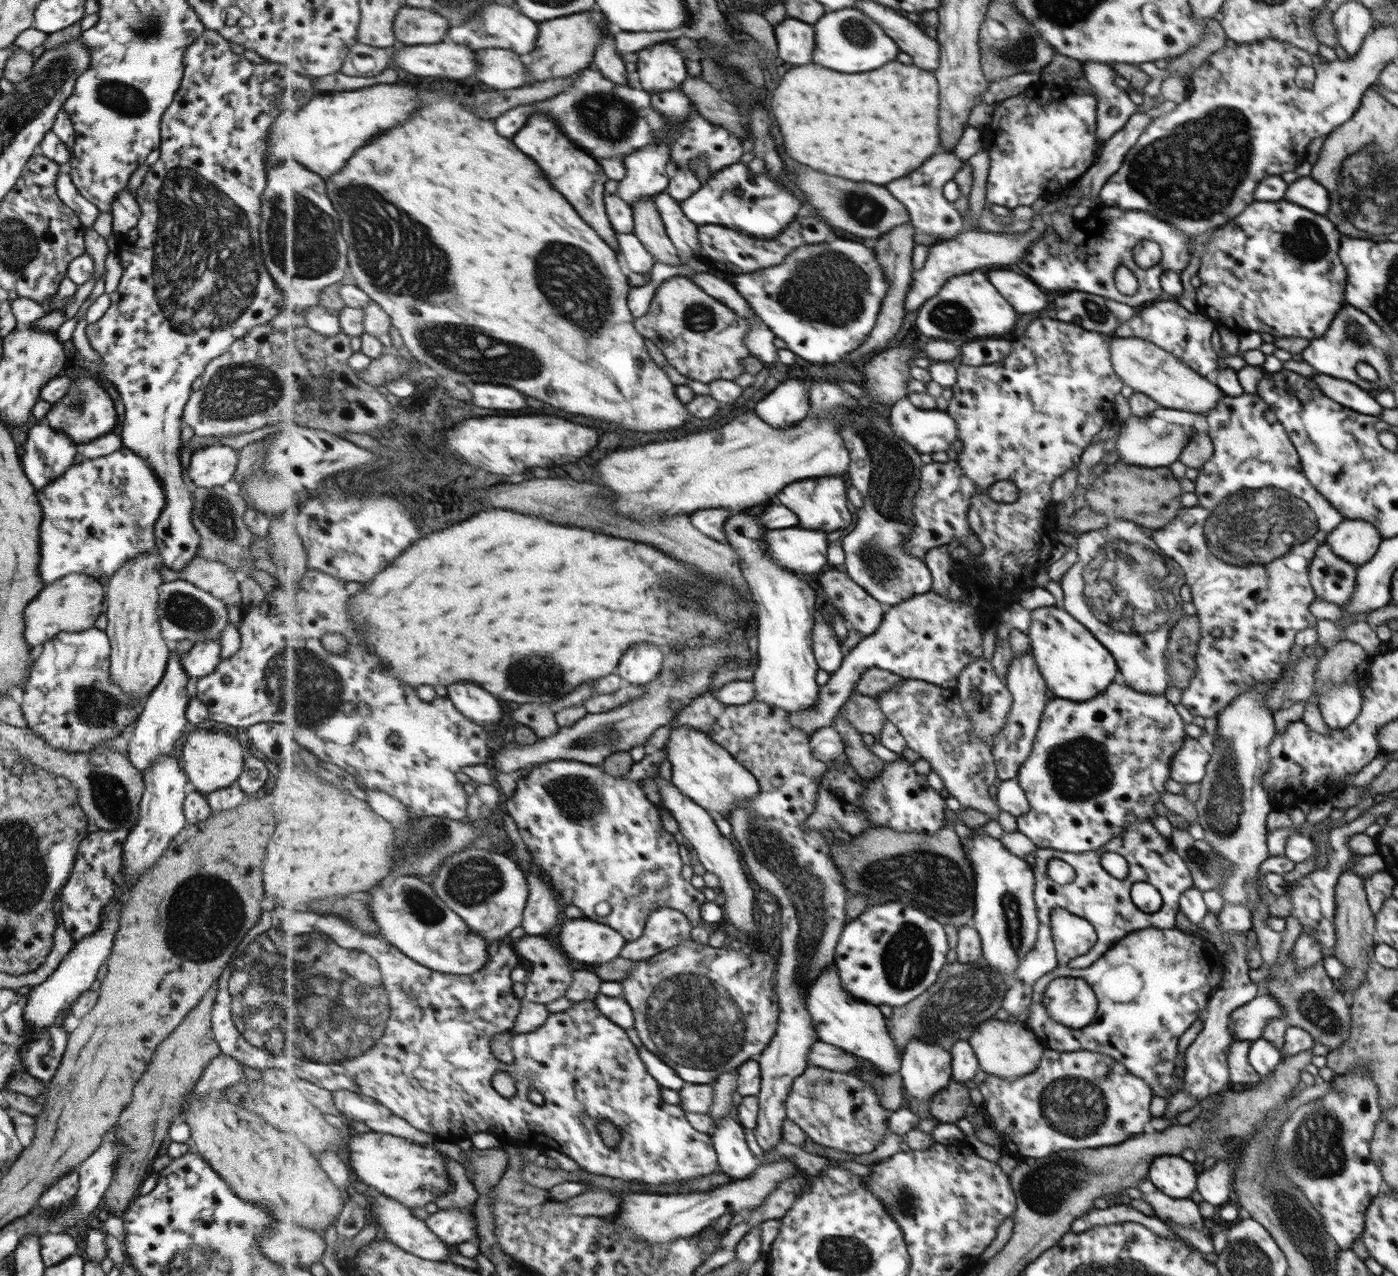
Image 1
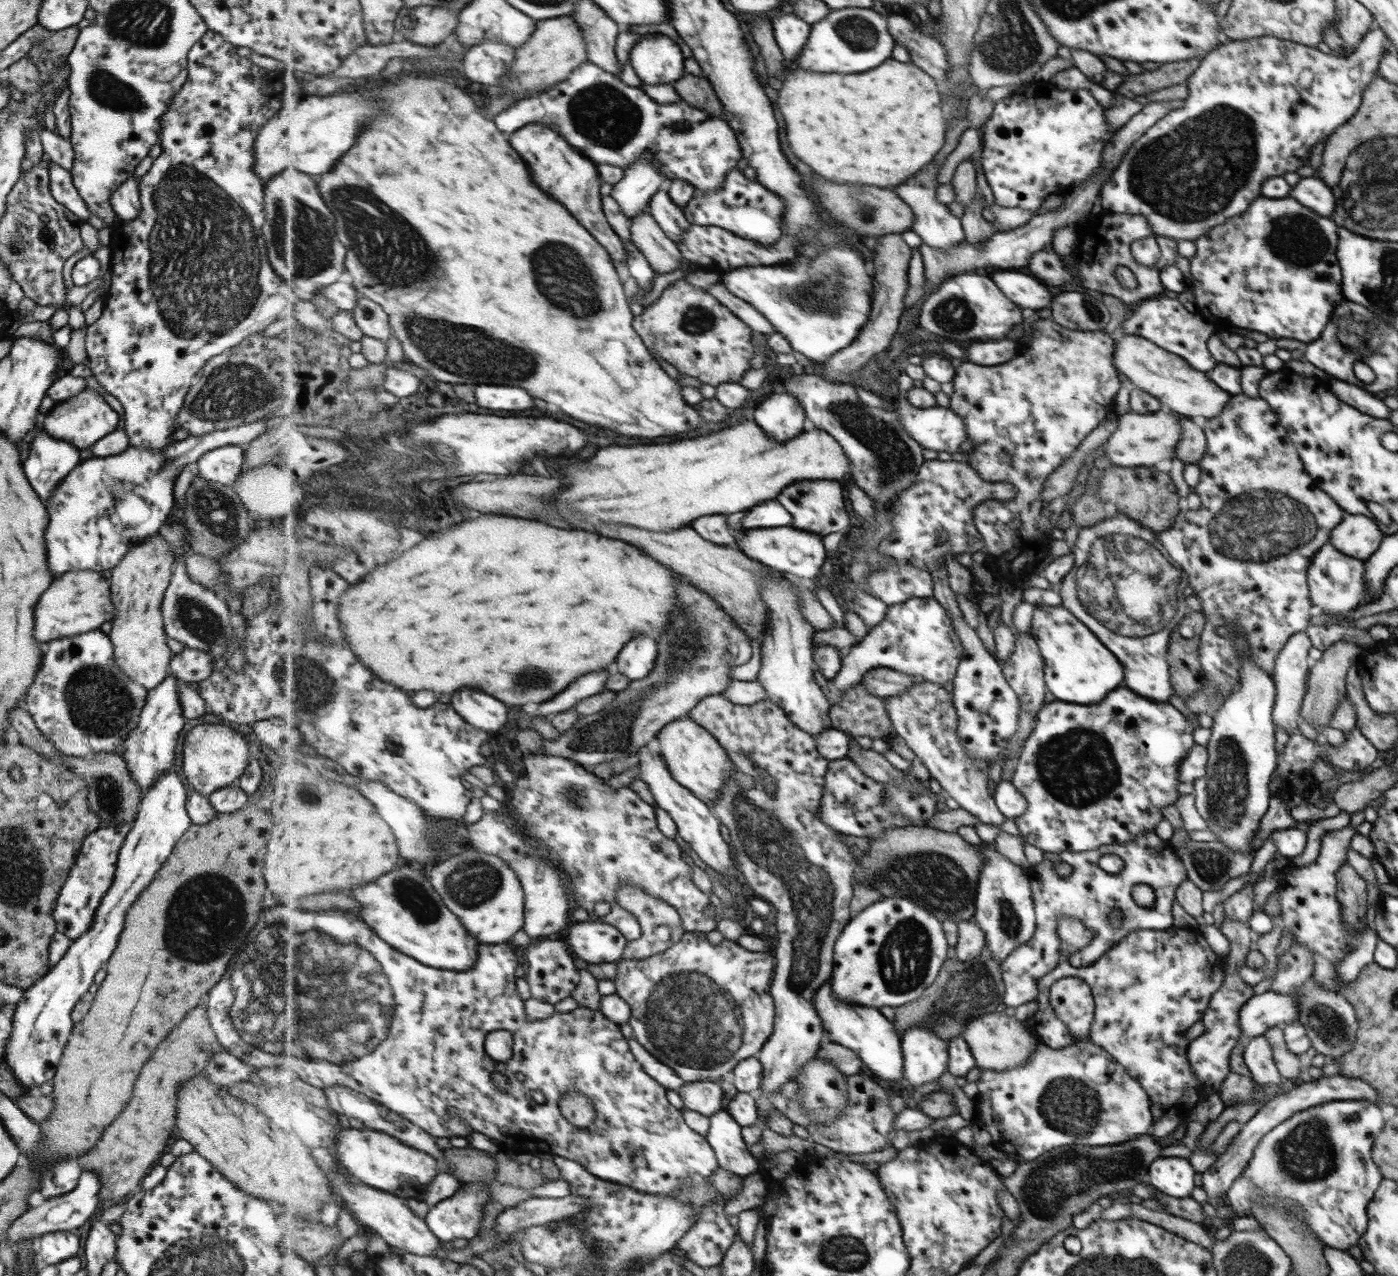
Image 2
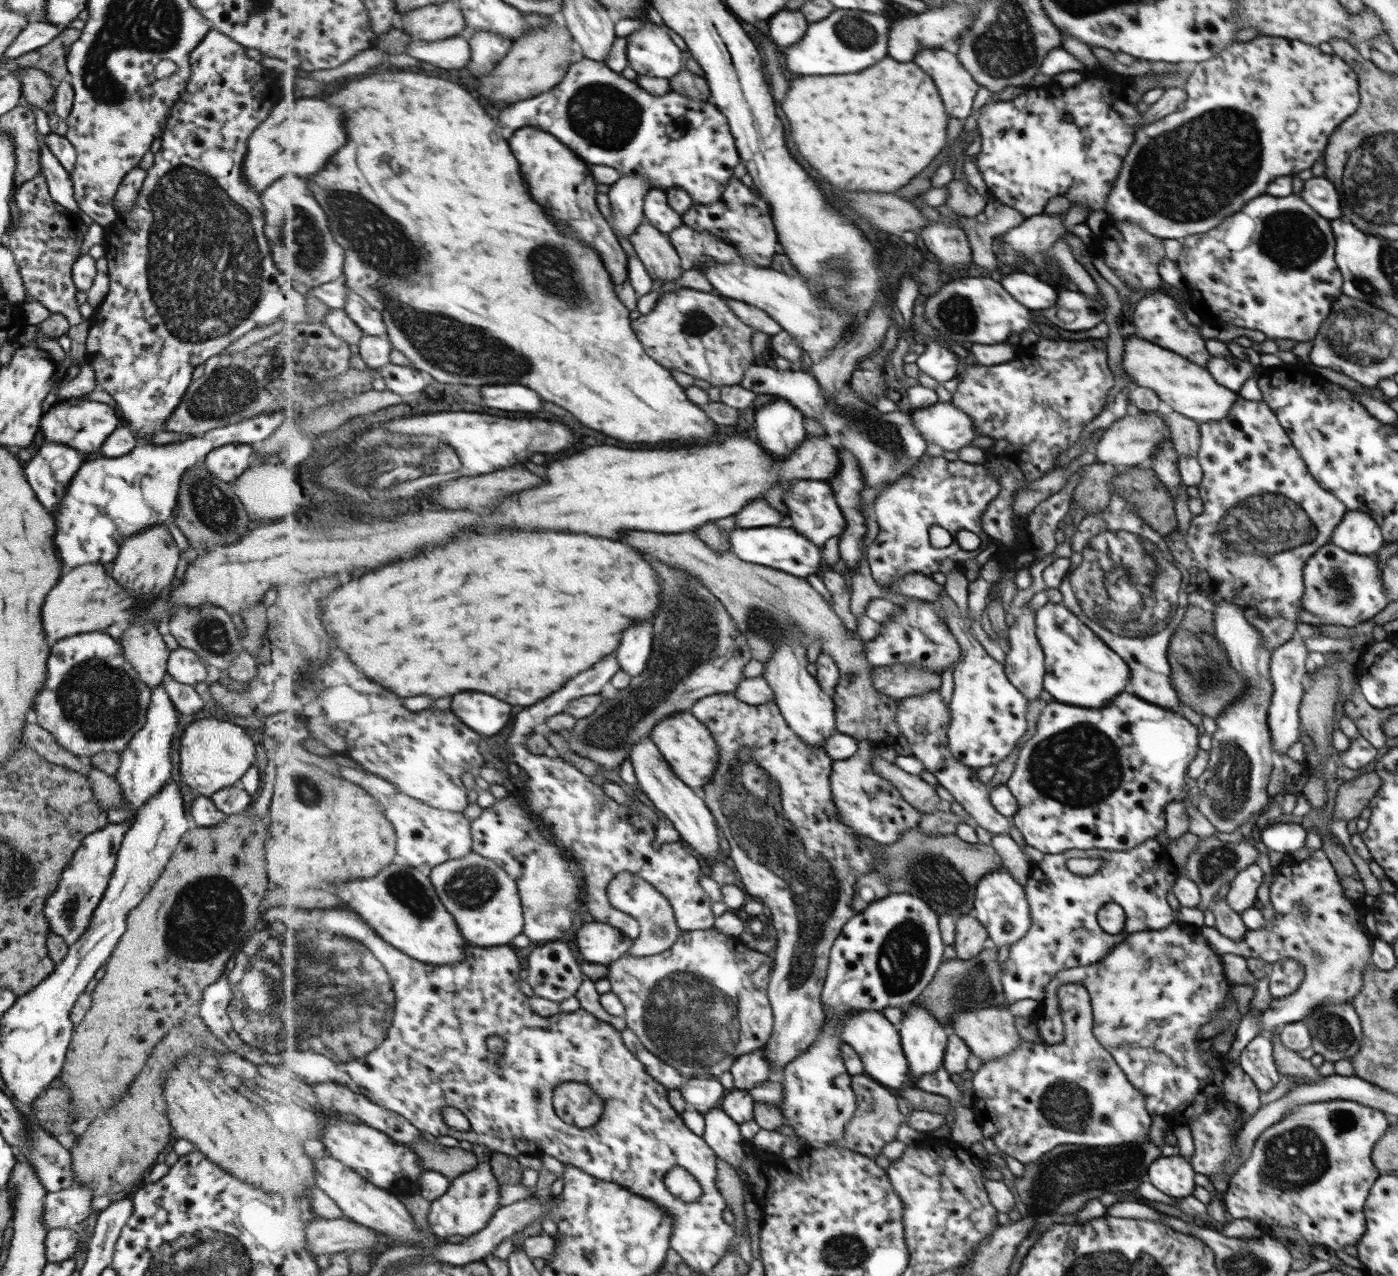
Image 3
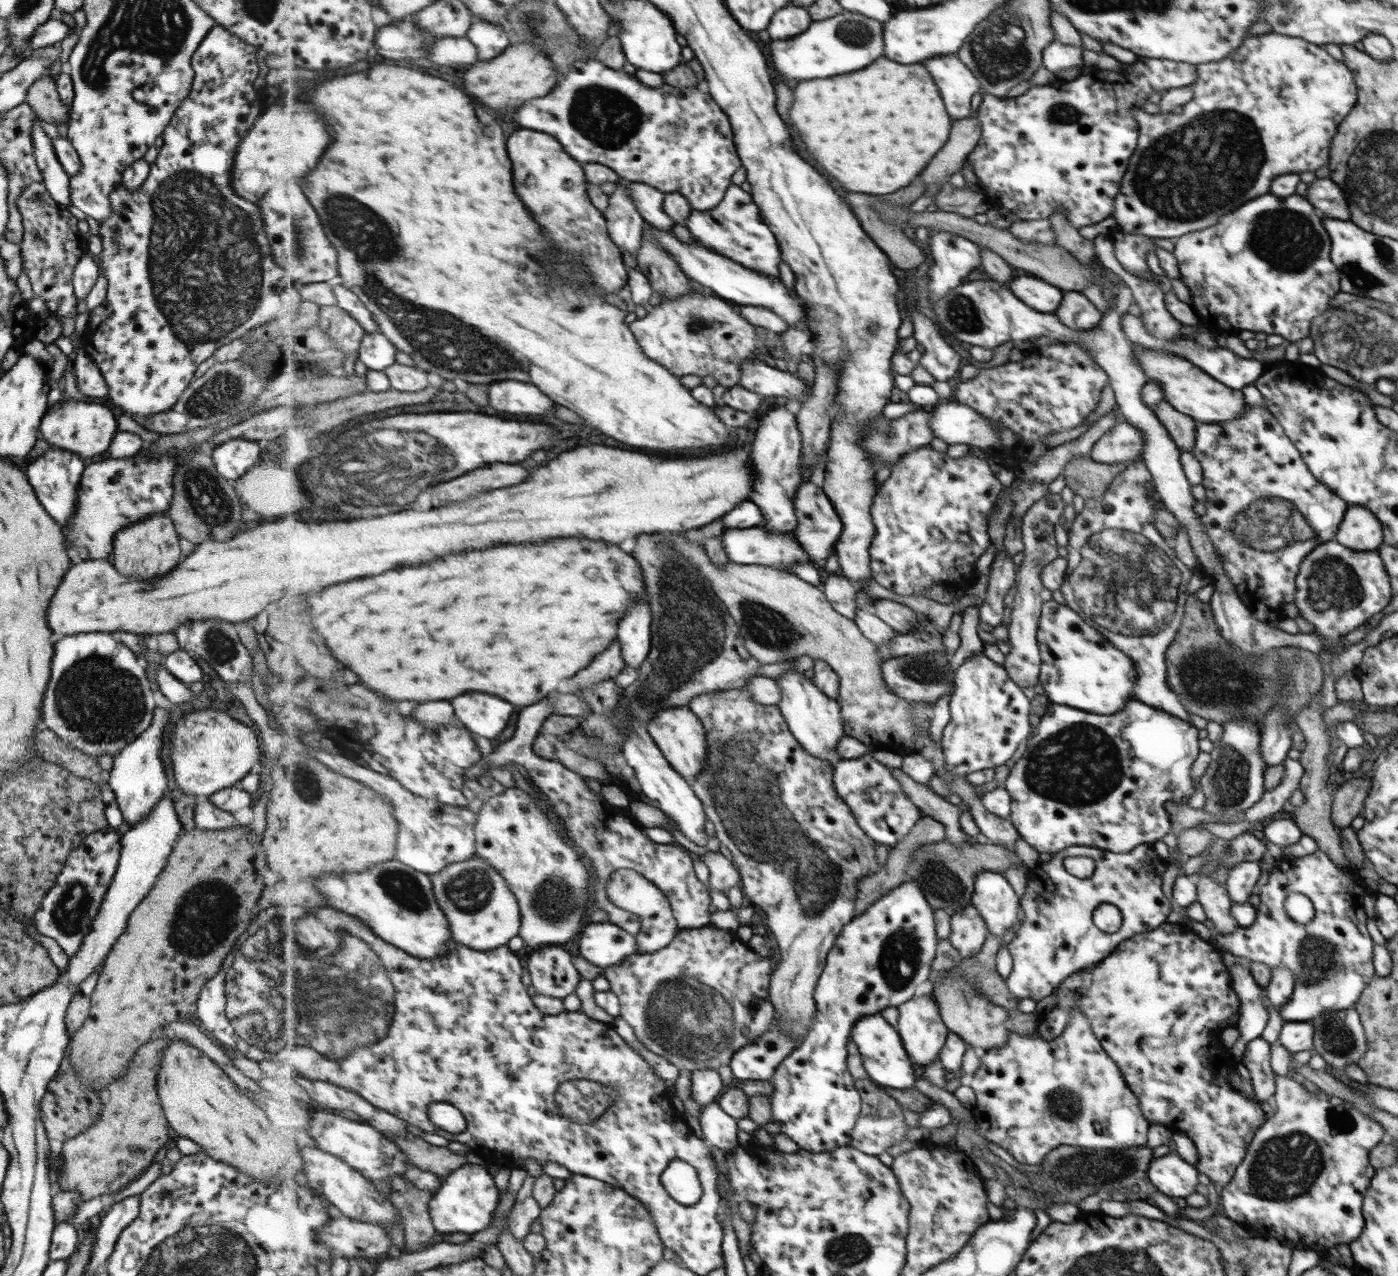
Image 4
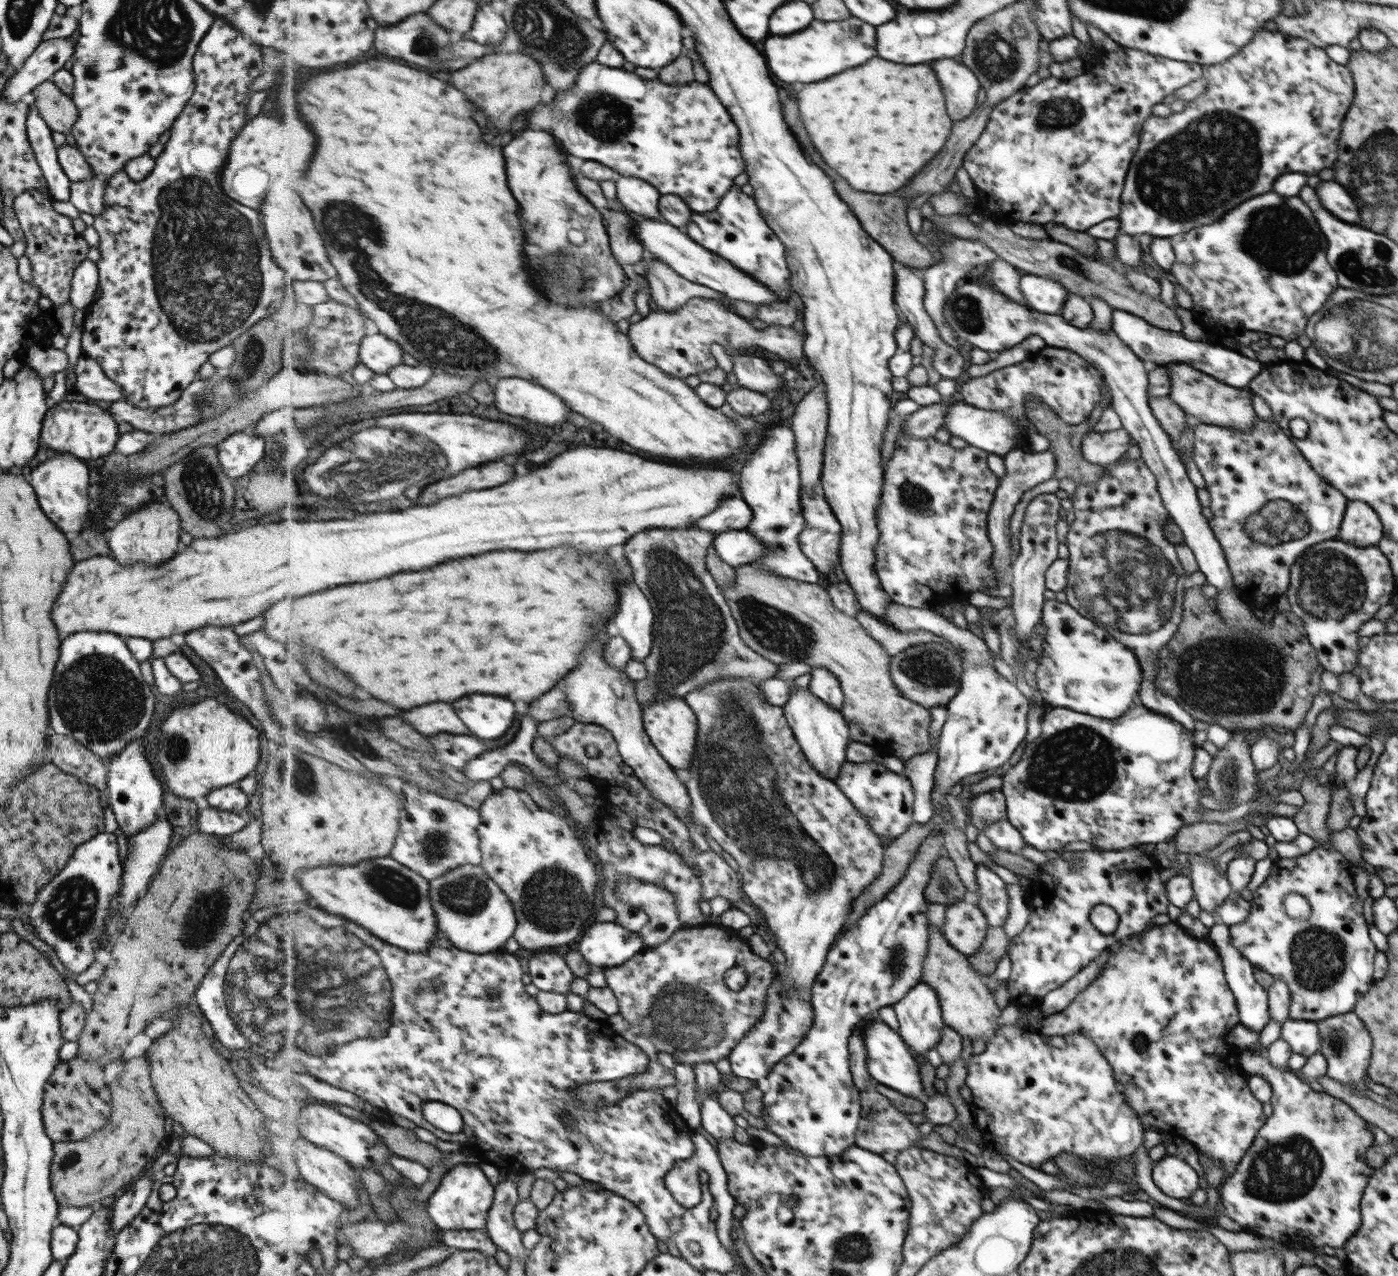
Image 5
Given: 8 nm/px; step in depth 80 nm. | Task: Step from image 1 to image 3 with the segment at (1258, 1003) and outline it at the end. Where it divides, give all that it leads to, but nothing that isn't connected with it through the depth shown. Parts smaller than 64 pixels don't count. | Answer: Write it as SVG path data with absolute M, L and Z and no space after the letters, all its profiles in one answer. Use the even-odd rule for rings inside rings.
M1318 849L1310 852L1309 857L1297 864L1281 863L1273 870L1273 883L1269 886L1269 904L1272 904L1275 919L1273 924L1265 921L1265 925L1259 931L1245 930L1241 941L1231 941L1221 935L1215 928L1208 928L1202 925L1201 933L1213 947L1215 952L1225 954L1237 954L1241 958L1257 957L1267 963L1273 964L1281 959L1295 959L1304 968L1304 977L1301 984L1291 994L1279 998L1271 998L1267 1008L1260 1012L1258 1020L1259 1034L1269 1032L1271 1028L1280 1028L1284 1024L1294 1023L1304 1019L1315 1010L1316 1006L1325 1006L1327 1003L1350 1003L1353 996L1361 992L1363 984L1363 972L1371 966L1371 952L1369 938L1365 936L1365 928L1361 924L1361 912L1357 910L1355 903L1363 903L1361 900L1350 900L1344 896L1343 885L1340 884L1340 877L1332 861L1325 856L1323 850ZM1296 904L1304 906L1304 913L1301 914Z

